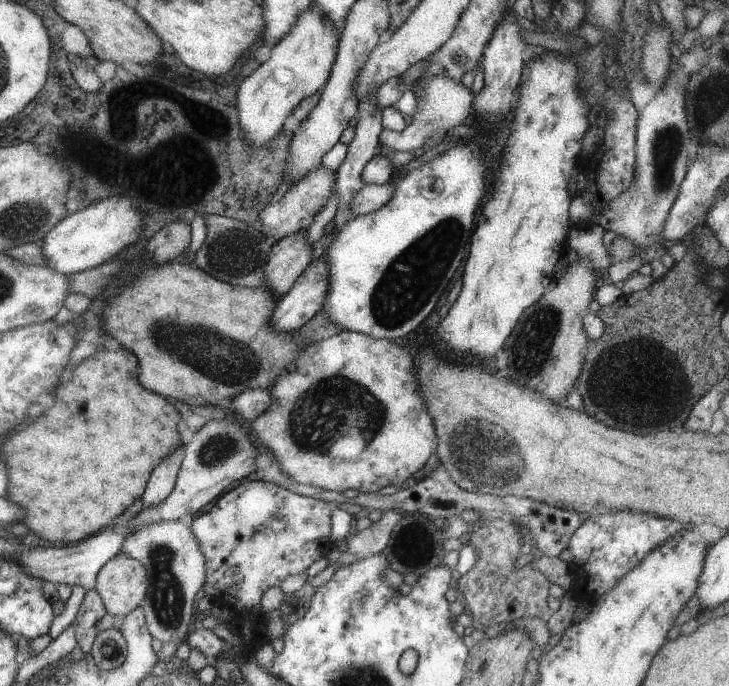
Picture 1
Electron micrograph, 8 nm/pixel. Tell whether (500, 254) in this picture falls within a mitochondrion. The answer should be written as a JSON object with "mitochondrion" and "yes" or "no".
{"mitochondrion":"no"}

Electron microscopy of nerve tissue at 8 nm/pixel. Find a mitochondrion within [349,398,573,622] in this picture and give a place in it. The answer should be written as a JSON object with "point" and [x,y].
{"point":[495,459]}

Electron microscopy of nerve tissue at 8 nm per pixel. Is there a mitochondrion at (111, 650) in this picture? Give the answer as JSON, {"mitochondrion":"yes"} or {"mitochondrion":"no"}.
{"mitochondrion":"yes"}

